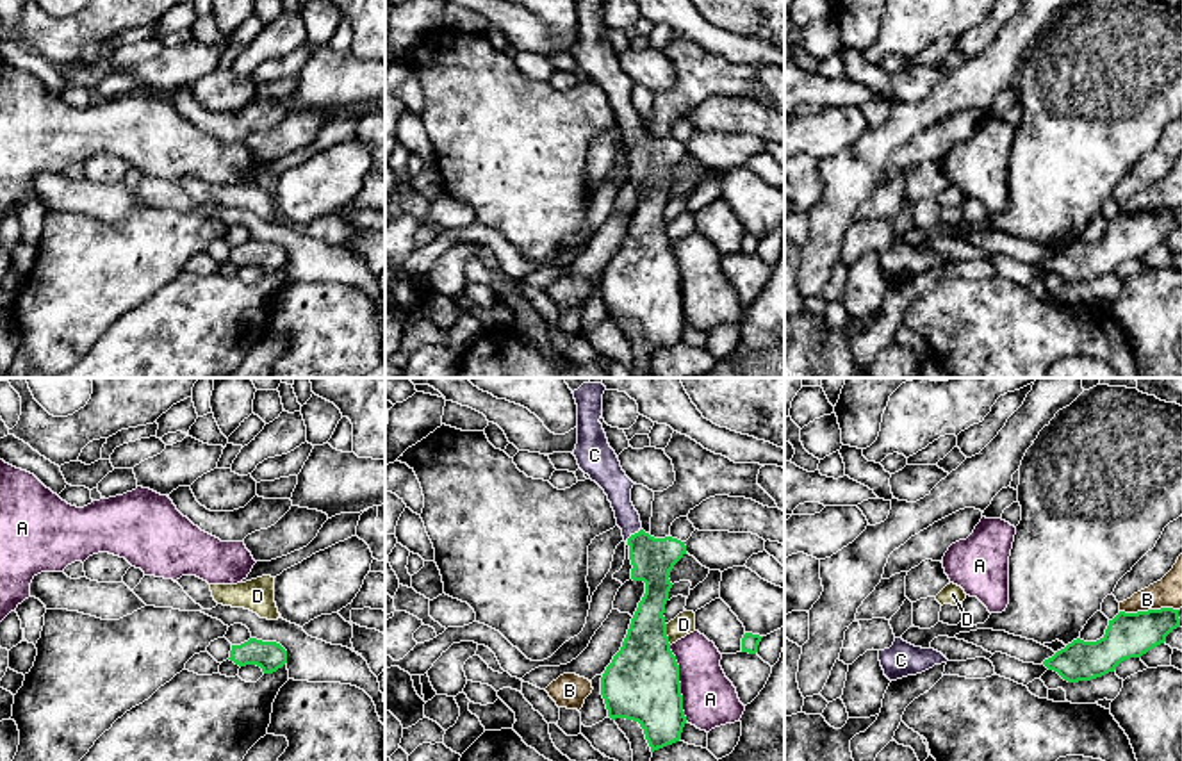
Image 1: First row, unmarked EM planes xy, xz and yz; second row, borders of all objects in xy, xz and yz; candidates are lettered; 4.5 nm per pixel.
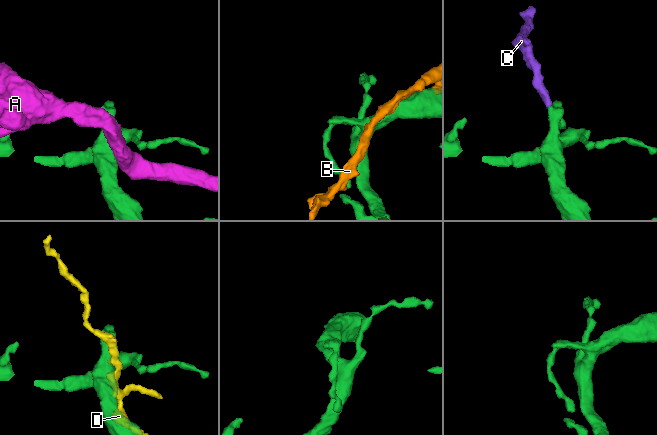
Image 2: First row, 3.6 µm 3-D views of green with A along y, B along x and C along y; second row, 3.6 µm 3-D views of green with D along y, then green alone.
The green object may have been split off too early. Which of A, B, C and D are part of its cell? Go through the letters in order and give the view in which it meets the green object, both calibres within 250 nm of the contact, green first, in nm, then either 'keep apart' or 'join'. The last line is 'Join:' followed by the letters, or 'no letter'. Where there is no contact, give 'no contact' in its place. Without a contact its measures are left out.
A: contact in xz; calibres 340 and 240 nm; keep apart
B: contact in yz; calibres 200 and 130 nm; keep apart
C: contact in xz; calibres 190 and 120 nm; join
D: contact in xz; calibres 340 and 100 nm; keep apart
Join: C

